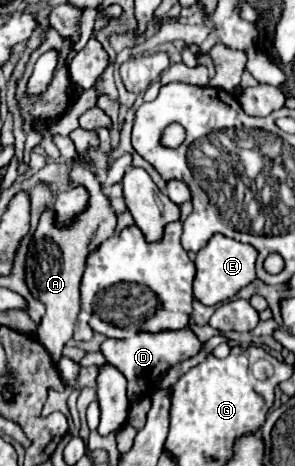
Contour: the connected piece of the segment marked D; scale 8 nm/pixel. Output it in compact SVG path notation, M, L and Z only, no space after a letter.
M190 328L176 330L176 332L158 332L158 334L148 334L148 332L138 332L132 338L126 340L114 340L108 338L102 344L102 354L106 356L108 364L118 368L124 378L128 380L128 396L130 400L136 400L138 396L146 396L150 386L156 386L160 376L166 374L174 364L196 356L202 348L202 342L196 338L196 334Z

